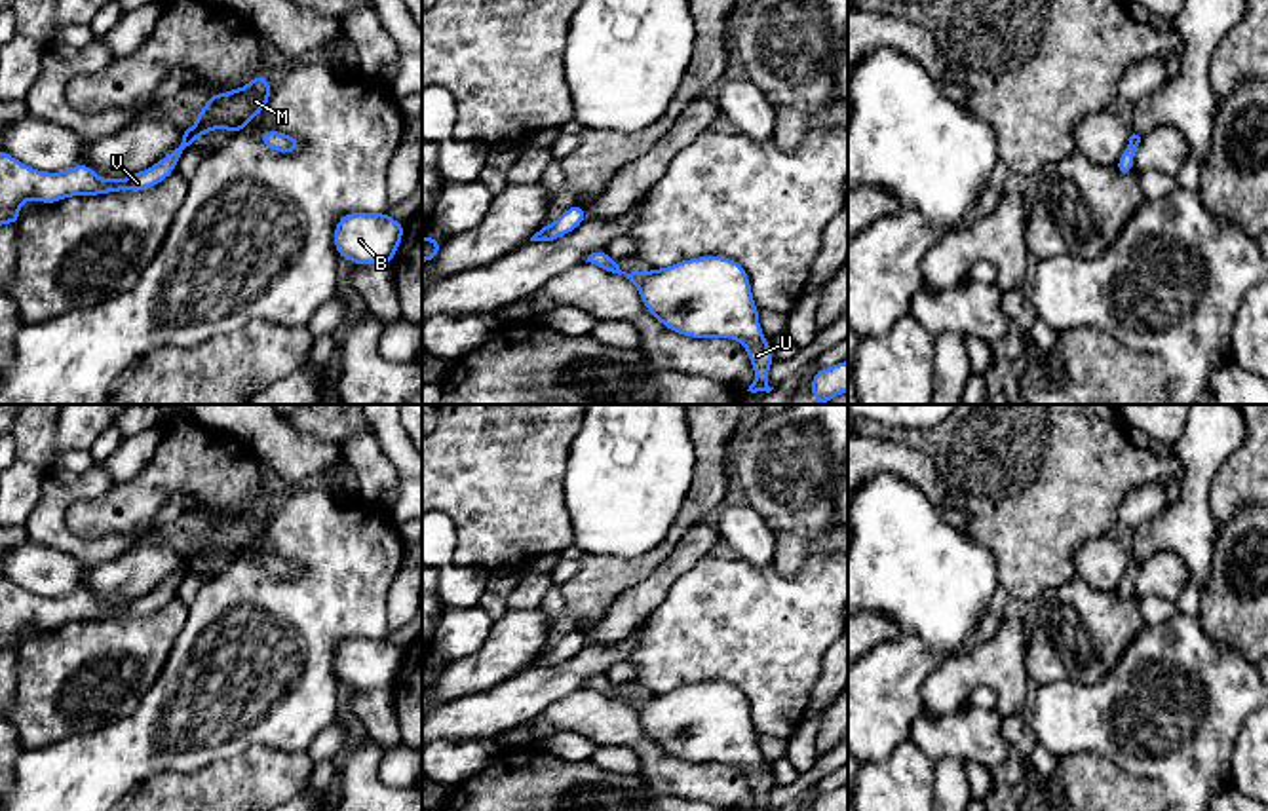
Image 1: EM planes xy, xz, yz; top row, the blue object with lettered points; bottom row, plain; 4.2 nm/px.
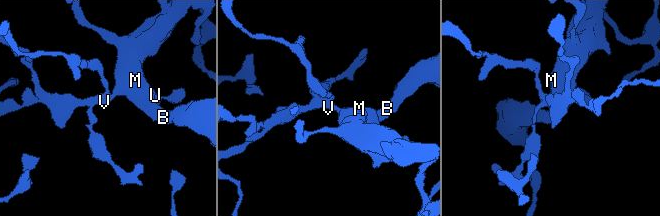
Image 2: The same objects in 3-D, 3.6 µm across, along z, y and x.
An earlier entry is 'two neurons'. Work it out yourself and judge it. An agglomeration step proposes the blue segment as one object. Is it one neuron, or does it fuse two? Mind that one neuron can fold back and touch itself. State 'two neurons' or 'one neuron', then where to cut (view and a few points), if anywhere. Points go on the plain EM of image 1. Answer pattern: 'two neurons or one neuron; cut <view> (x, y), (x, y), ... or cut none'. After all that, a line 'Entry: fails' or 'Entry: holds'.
one neuron; cut none
Entry: fails

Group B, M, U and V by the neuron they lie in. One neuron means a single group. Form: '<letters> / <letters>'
B M U V

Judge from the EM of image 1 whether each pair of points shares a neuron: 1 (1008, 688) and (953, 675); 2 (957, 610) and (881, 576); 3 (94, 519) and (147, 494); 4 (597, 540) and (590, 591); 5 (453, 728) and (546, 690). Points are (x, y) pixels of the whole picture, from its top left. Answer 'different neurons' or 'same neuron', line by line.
1: same neuron
2: same neuron
3: same neuron
4: different neurons
5: same neuron

